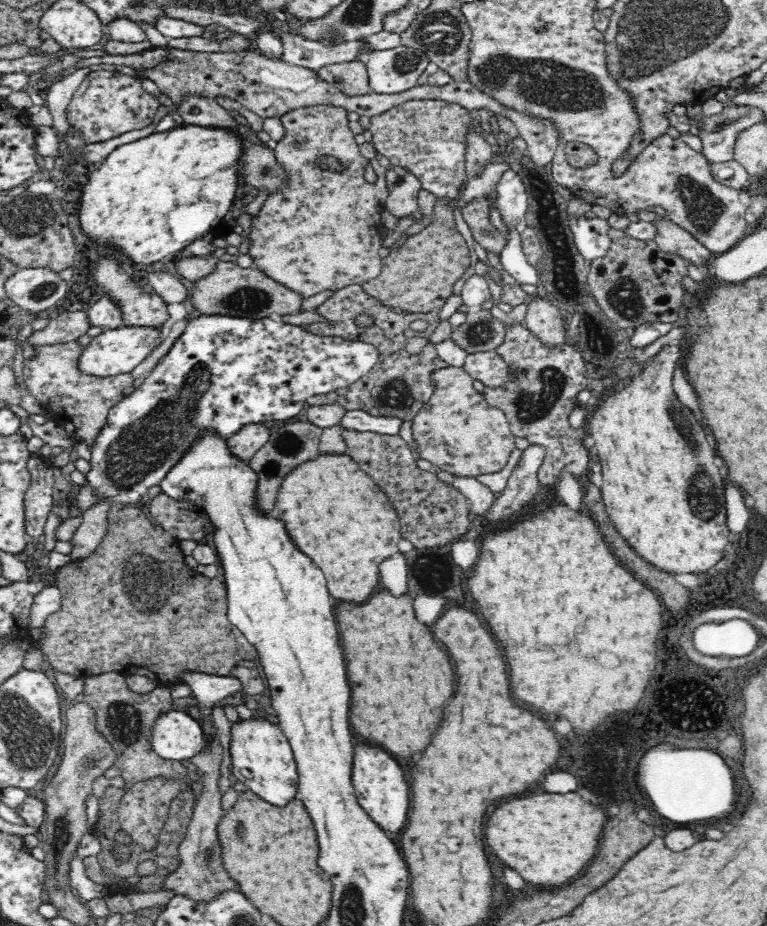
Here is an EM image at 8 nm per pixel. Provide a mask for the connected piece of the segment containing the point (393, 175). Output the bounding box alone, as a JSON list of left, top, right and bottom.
[385,164,422,219]

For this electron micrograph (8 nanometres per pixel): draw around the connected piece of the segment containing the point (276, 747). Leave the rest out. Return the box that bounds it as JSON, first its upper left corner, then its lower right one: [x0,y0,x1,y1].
[229,717,298,807]

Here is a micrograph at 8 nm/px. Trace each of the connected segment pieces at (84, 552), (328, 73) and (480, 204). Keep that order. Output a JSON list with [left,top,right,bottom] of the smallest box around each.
[[67,501,110,561],[317,61,372,96],[461,196,507,253]]

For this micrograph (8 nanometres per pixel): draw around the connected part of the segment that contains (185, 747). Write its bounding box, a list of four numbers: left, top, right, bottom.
[150,710,204,762]

